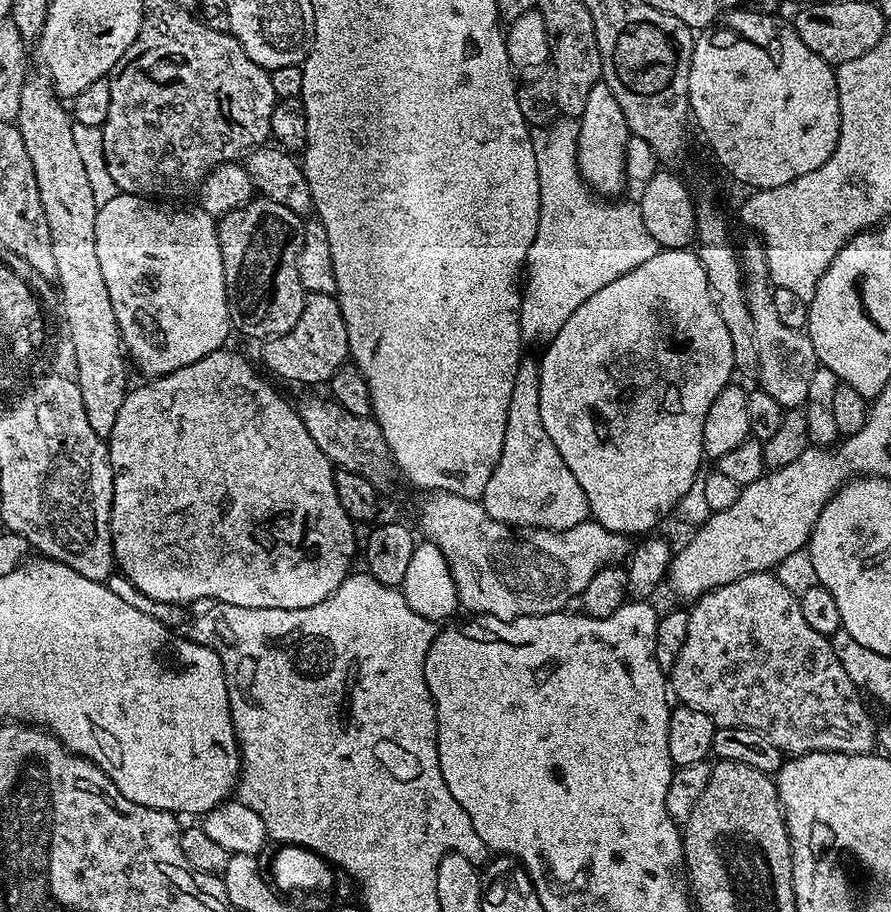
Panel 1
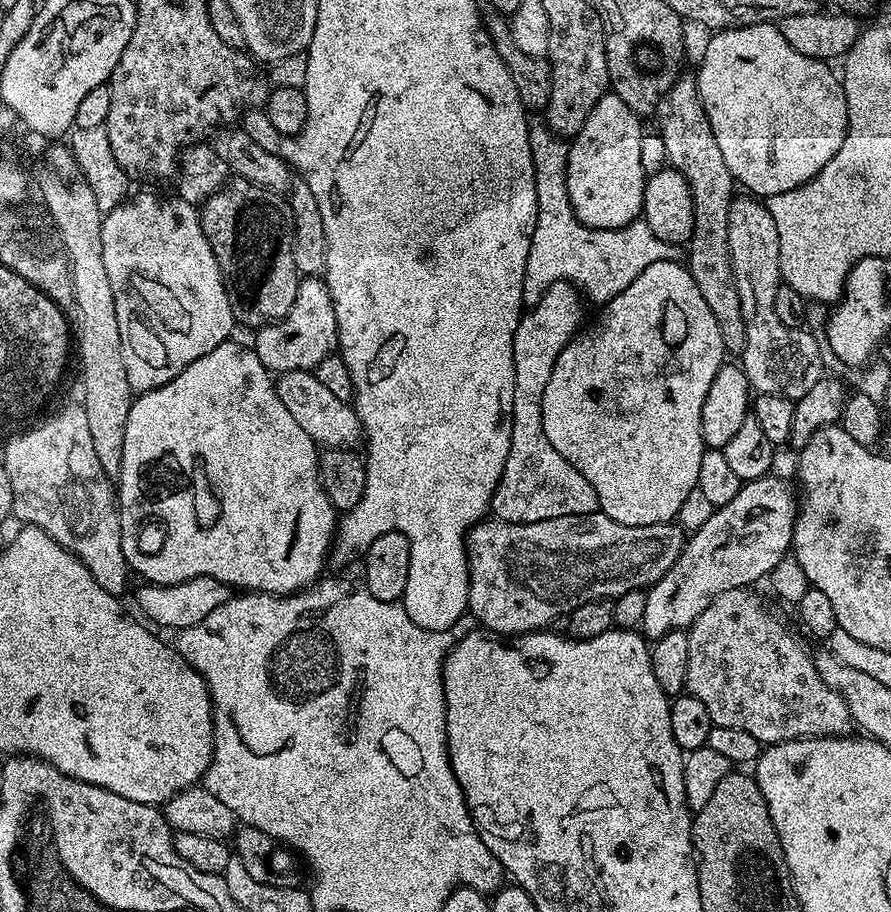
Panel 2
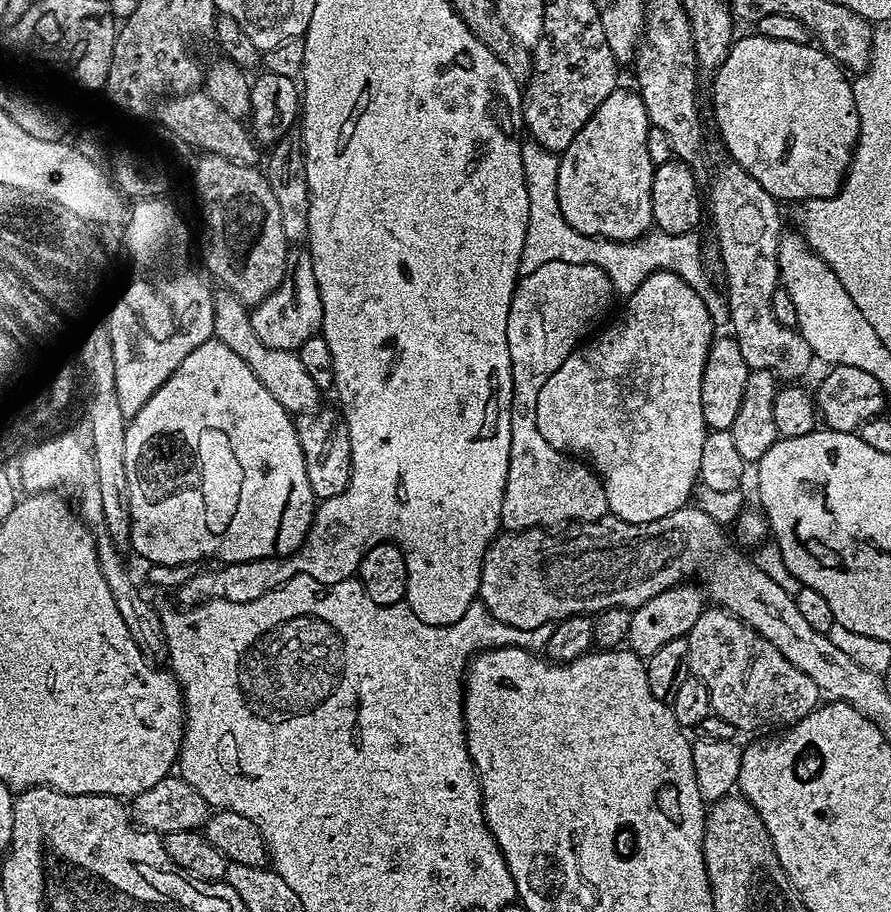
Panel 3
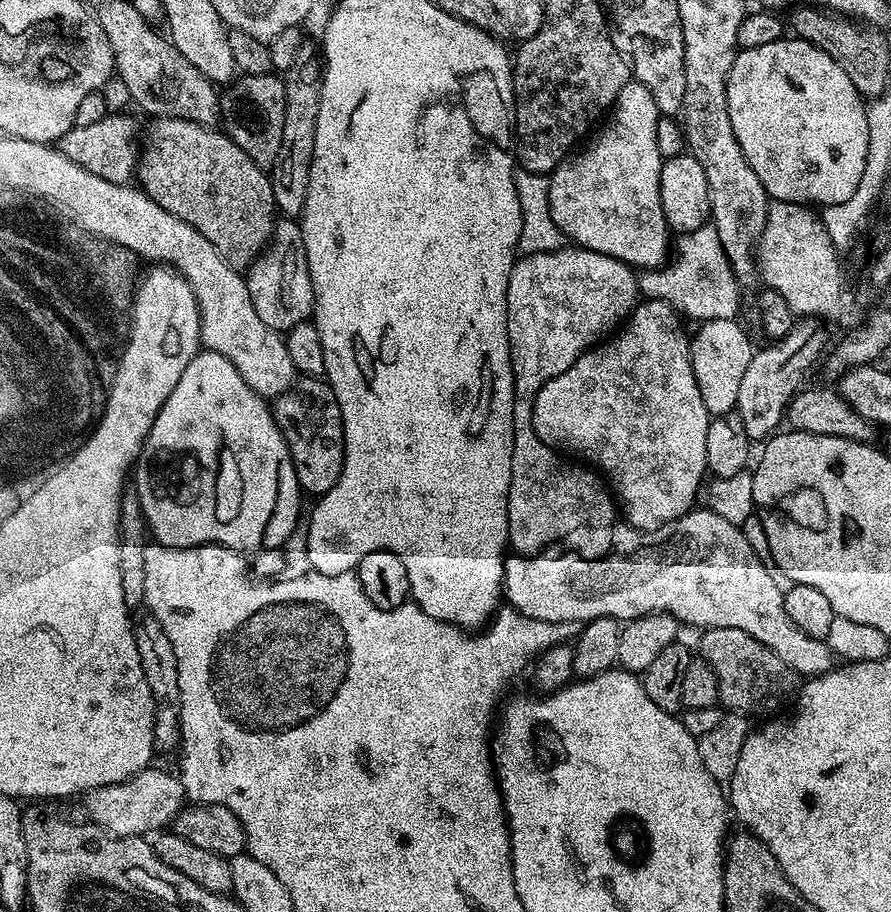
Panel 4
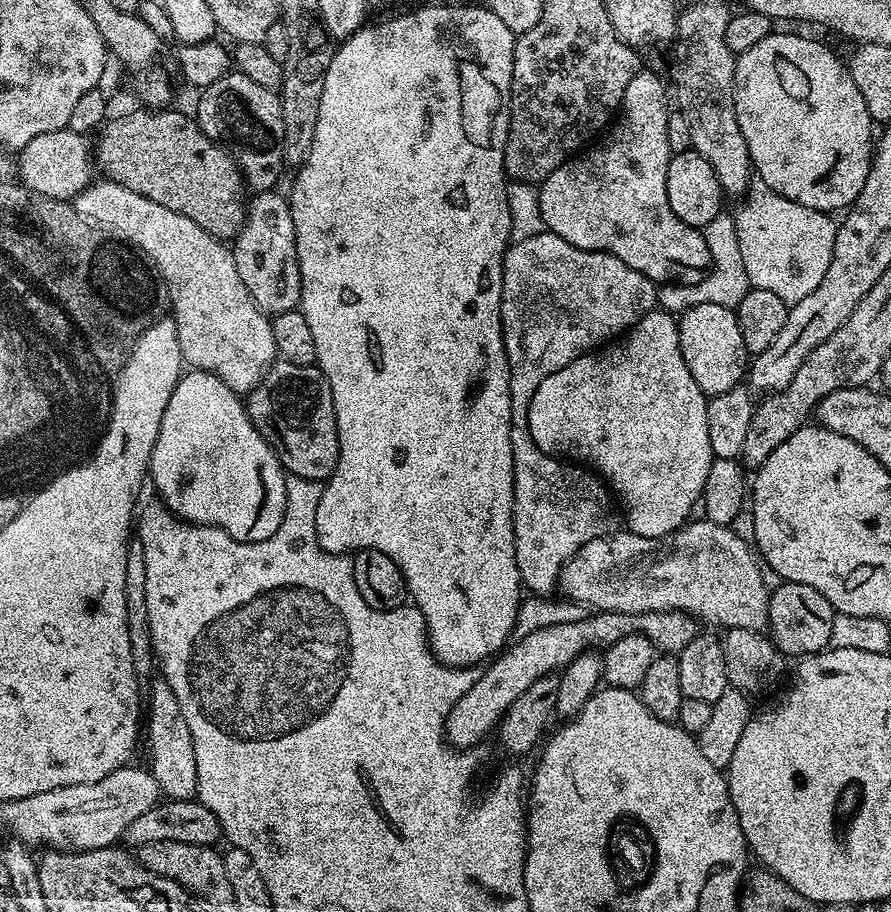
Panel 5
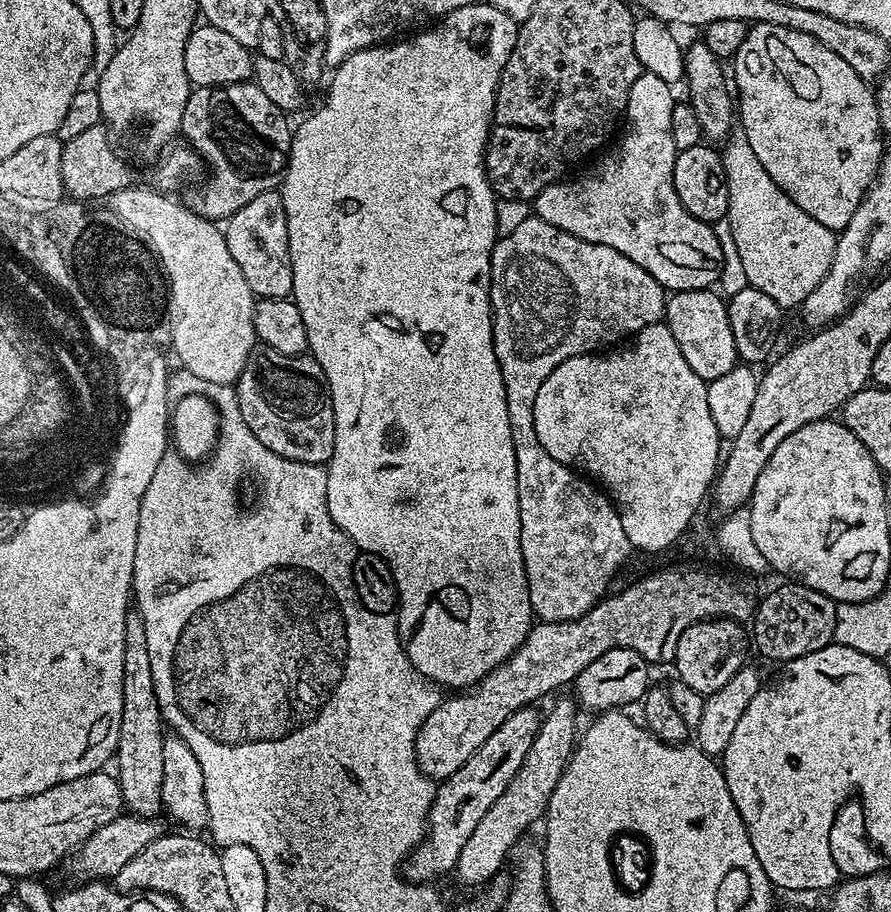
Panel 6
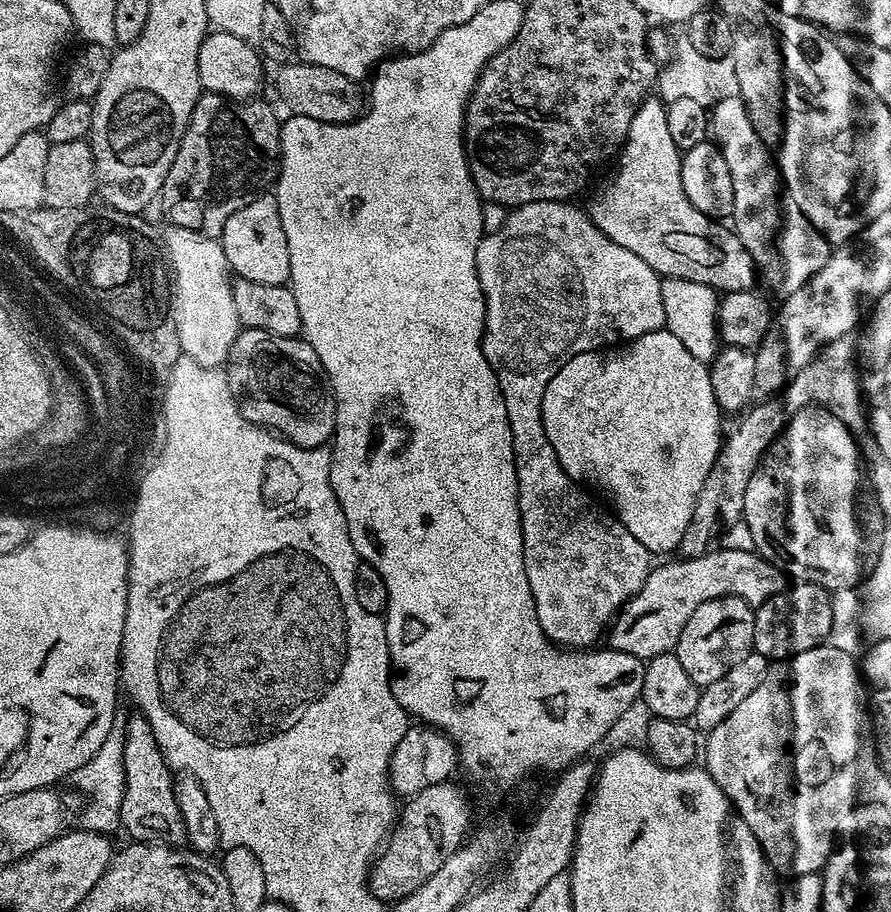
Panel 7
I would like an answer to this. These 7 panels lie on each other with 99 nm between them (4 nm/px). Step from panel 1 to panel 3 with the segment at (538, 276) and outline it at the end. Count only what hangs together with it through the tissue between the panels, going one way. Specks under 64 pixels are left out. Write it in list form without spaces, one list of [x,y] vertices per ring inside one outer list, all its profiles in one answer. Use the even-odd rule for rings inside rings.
[[[525,139],[520,145],[522,150],[522,170],[526,174],[526,194],[530,198],[530,218],[526,226],[526,242],[522,246],[522,258],[520,259],[521,273],[538,270],[538,266],[546,266],[546,262],[570,262],[571,264],[589,264],[598,266],[610,278],[613,293],[617,297],[626,298],[646,282],[655,272],[669,272],[682,278],[686,286],[690,286],[700,295],[702,302],[706,302],[706,310],[712,315],[713,325],[722,326],[728,324],[728,301],[725,293],[720,292],[712,285],[708,277],[708,268],[704,265],[704,248],[700,245],[699,235],[696,232],[686,234],[666,234],[659,230],[649,231],[648,235],[641,236],[639,240],[606,240],[599,236],[587,236],[578,234],[566,218],[562,218],[562,210],[558,206],[558,166],[560,158],[557,153],[548,152],[537,140]]]

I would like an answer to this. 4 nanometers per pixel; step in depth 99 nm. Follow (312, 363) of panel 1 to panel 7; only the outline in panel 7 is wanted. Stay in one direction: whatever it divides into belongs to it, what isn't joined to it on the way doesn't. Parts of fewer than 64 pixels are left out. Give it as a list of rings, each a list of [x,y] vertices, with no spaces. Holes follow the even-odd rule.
[[[275,195],[253,196],[230,218],[218,237],[226,254],[229,269],[239,279],[262,282],[262,286],[287,285],[290,281],[290,246],[286,242],[286,230],[282,230],[282,214],[278,214]]]

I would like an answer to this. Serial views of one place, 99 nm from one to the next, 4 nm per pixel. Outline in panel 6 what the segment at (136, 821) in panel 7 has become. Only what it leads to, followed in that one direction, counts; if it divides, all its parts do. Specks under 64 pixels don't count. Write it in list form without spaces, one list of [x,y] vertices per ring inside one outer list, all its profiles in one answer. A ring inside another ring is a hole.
[[[129,610],[126,614],[126,642],[122,650],[122,730],[118,734],[118,746],[114,757],[115,775],[120,782],[124,808],[131,815],[156,818],[162,812],[162,752],[166,737],[164,715],[158,706],[158,694],[154,694],[154,674],[150,671],[150,649],[146,647],[146,626],[142,626],[142,614]]]

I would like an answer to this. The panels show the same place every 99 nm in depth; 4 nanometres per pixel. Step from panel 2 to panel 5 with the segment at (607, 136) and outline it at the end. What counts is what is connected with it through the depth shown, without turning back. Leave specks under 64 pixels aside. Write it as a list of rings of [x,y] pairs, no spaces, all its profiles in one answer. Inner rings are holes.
[[[641,70],[636,73],[634,78],[630,78],[630,86],[626,86],[626,90],[624,91],[623,105],[619,109],[618,115],[615,117],[610,131],[599,141],[601,144],[598,145],[597,148],[589,147],[579,158],[572,158],[563,164],[559,164],[559,166],[557,166],[554,171],[539,184],[538,191],[540,194],[542,222],[547,231],[553,232],[555,236],[562,238],[566,242],[570,242],[570,246],[578,246],[582,250],[608,252],[614,258],[626,262],[626,266],[630,266],[630,270],[638,270],[638,274],[642,274],[654,282],[696,284],[702,277],[704,277],[704,273],[708,271],[712,259],[710,258],[710,250],[706,250],[706,238],[704,237],[703,231],[699,228],[686,226],[686,222],[682,222],[682,218],[678,218],[674,214],[674,210],[670,210],[670,198],[666,198],[666,170],[668,169],[670,158],[674,154],[666,142],[666,122],[668,121],[669,111],[670,100],[669,97],[668,100],[664,97],[664,84],[654,73],[647,72],[647,70]]]

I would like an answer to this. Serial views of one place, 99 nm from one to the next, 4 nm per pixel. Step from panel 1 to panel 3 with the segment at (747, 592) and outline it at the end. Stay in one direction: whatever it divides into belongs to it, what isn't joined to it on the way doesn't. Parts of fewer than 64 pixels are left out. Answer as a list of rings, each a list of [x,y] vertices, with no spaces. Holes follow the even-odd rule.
[[[719,606],[705,607],[703,614],[694,622],[688,631],[688,671],[702,681],[710,694],[710,702],[715,715],[722,717],[734,730],[740,728],[744,732],[761,730],[780,730],[785,726],[797,724],[819,708],[822,703],[822,693],[794,662],[786,662],[782,654],[762,634],[758,634],[750,626],[742,623],[737,616],[732,616]]]

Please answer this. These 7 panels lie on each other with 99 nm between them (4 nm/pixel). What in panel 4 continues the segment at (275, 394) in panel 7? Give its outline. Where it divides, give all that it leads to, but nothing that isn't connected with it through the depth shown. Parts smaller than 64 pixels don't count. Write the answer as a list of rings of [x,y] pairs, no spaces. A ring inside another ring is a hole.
[[[300,378],[284,393],[271,401],[272,416],[276,420],[278,430],[290,450],[290,458],[296,467],[296,477],[301,489],[312,498],[326,495],[338,482],[344,465],[344,423],[338,402],[334,398],[332,388],[320,378]]]

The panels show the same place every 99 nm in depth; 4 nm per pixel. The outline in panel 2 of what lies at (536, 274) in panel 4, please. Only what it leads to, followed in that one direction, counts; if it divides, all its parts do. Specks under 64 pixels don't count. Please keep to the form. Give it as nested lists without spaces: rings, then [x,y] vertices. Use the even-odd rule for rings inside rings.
[[[567,282],[551,284],[540,296],[537,304],[531,305],[521,315],[520,325],[514,334],[514,402],[512,403],[512,437],[510,438],[510,454],[506,454],[506,466],[502,470],[502,478],[492,495],[491,515],[497,520],[505,520],[511,524],[529,524],[542,522],[550,518],[563,516],[581,516],[599,509],[598,494],[594,494],[594,486],[586,482],[586,478],[554,446],[550,446],[550,438],[546,438],[546,430],[542,426],[542,394],[546,394],[546,382],[550,382],[550,370],[554,370],[554,362],[558,362],[558,354],[572,341],[580,324],[580,300],[582,296],[573,285]]]

